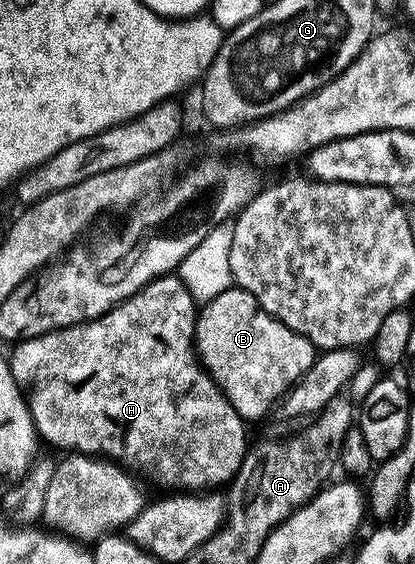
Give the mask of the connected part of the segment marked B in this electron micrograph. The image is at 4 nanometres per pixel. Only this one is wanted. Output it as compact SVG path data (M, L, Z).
M231 286L204 301L197 314L193 342L202 368L246 422L261 420L293 385L311 370L319 350L259 306L255 294Z

